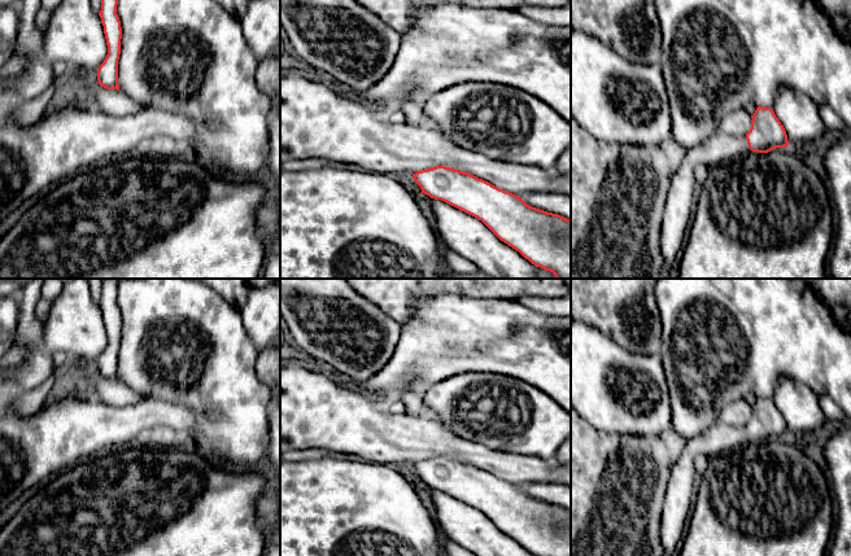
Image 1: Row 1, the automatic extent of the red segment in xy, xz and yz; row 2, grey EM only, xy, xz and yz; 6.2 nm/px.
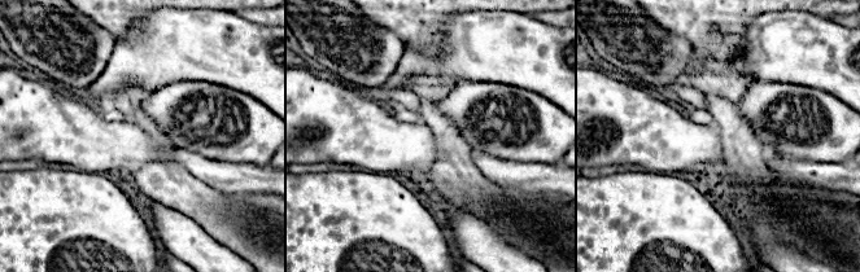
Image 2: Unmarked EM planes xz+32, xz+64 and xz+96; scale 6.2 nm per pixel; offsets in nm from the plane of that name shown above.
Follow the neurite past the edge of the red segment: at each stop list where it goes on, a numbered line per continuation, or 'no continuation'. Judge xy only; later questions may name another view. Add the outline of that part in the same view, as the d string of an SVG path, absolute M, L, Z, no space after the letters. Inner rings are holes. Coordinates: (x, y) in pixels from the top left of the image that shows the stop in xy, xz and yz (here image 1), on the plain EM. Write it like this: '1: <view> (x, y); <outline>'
no continuation

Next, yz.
1: yz (720, 437); M716 423L702 434L686 439L678 460L671 470L663 502L660 518L663 556L672 556L681 540L693 494L695 458L699 455L715 456L724 451L745 447L751 442L746 426L733 426L724 423Z

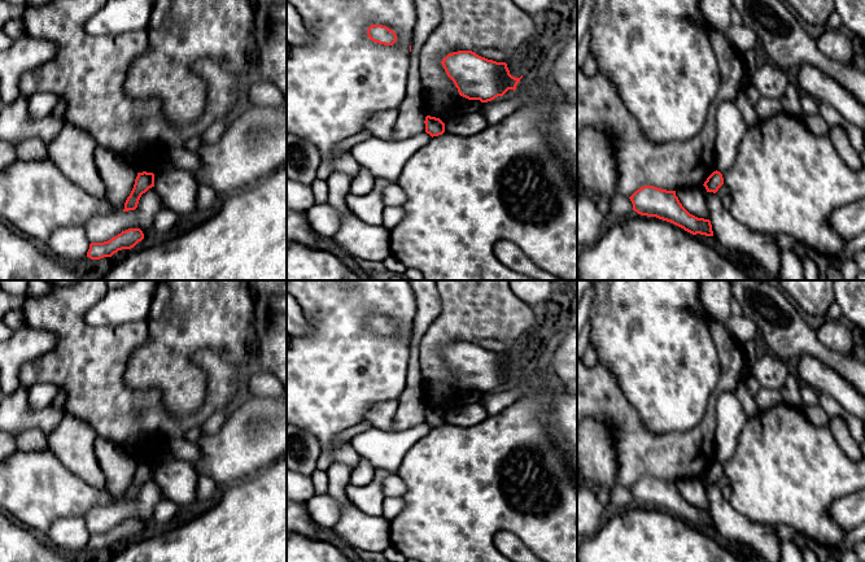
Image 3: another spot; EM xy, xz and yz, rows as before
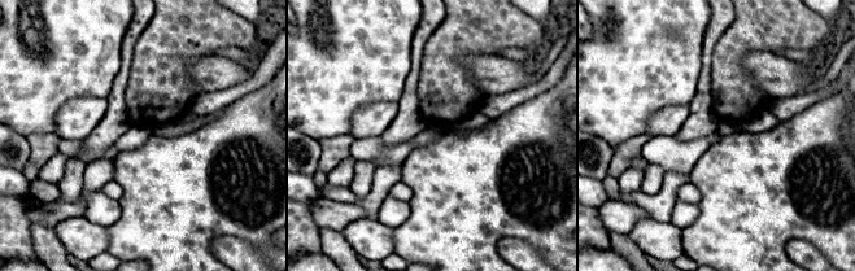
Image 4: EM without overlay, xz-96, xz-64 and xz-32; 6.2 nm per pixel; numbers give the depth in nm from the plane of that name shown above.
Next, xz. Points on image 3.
no continuation

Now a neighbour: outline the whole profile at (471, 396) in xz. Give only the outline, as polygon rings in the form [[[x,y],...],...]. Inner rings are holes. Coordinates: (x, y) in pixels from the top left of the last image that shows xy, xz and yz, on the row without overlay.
[[[468,391],[466,393],[463,393],[460,396],[459,400],[456,400],[453,405],[447,406],[447,408],[442,408],[440,409],[444,414],[447,413],[451,409],[459,408],[459,406],[464,406],[464,405],[469,405],[473,402],[479,402],[482,400],[482,395],[480,391]]]

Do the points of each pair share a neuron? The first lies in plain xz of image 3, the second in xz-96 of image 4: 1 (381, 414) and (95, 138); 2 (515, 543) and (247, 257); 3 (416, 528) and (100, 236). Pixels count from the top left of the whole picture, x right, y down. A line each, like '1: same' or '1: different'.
1: different
2: same
3: different

